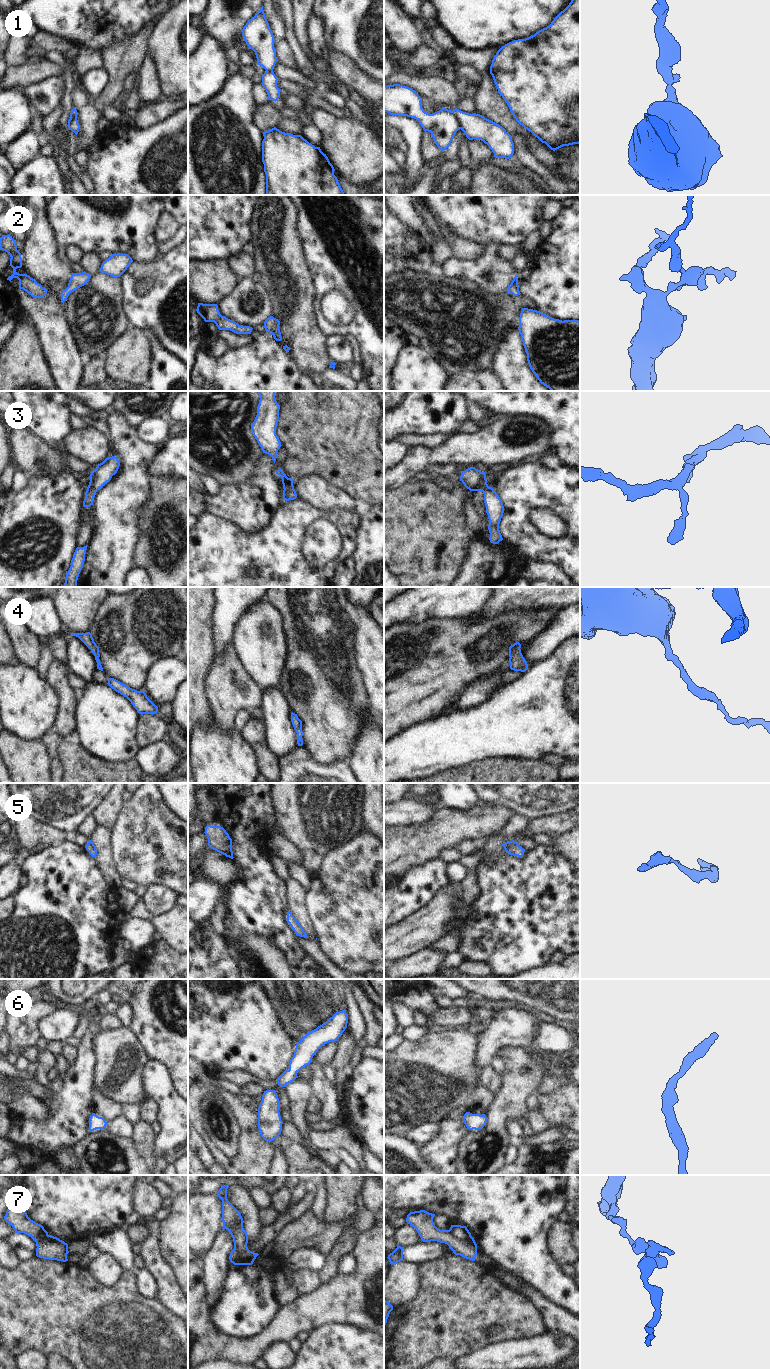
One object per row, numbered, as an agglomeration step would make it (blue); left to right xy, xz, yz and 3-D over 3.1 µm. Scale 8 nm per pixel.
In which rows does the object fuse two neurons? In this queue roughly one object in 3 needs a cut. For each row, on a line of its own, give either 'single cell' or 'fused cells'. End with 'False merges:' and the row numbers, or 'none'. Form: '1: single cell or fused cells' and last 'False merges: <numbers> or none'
1: fused cells
2: single cell
3: single cell
4: single cell
5: single cell
6: single cell
7: fused cells
False merges: 1, 7

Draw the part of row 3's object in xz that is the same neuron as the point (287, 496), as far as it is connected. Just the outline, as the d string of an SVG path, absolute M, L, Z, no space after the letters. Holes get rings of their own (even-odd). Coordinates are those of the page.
M278 469L276 474L279 475L282 479L283 484L283 500L289 501L297 498L296 491L293 486L294 479L288 478L282 469Z

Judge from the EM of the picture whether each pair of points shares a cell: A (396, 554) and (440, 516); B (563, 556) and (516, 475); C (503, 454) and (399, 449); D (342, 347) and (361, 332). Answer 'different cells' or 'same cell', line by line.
A: same cell
B: same cell
C: different cells
D: different cells

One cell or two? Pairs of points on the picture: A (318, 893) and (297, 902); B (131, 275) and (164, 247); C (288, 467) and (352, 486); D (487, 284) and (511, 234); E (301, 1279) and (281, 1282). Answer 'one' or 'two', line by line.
A: two
B: two
C: one
D: two
E: two

